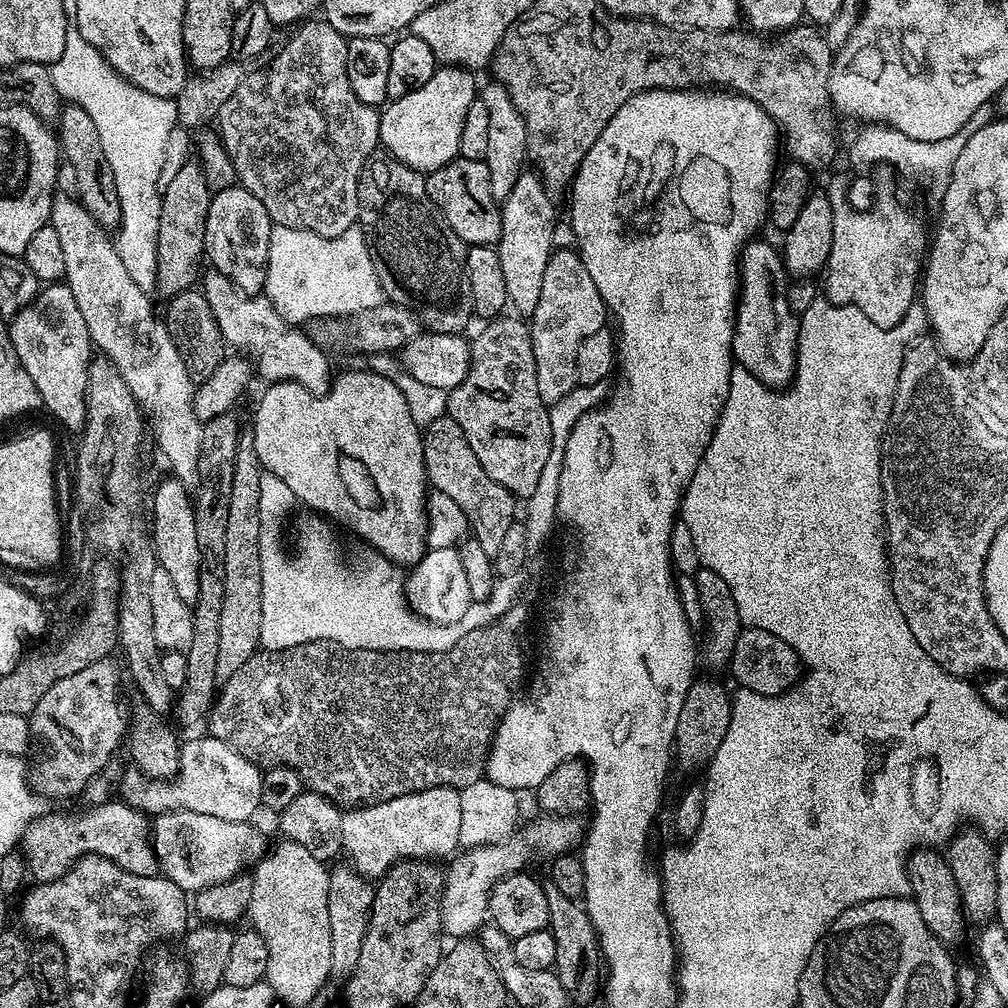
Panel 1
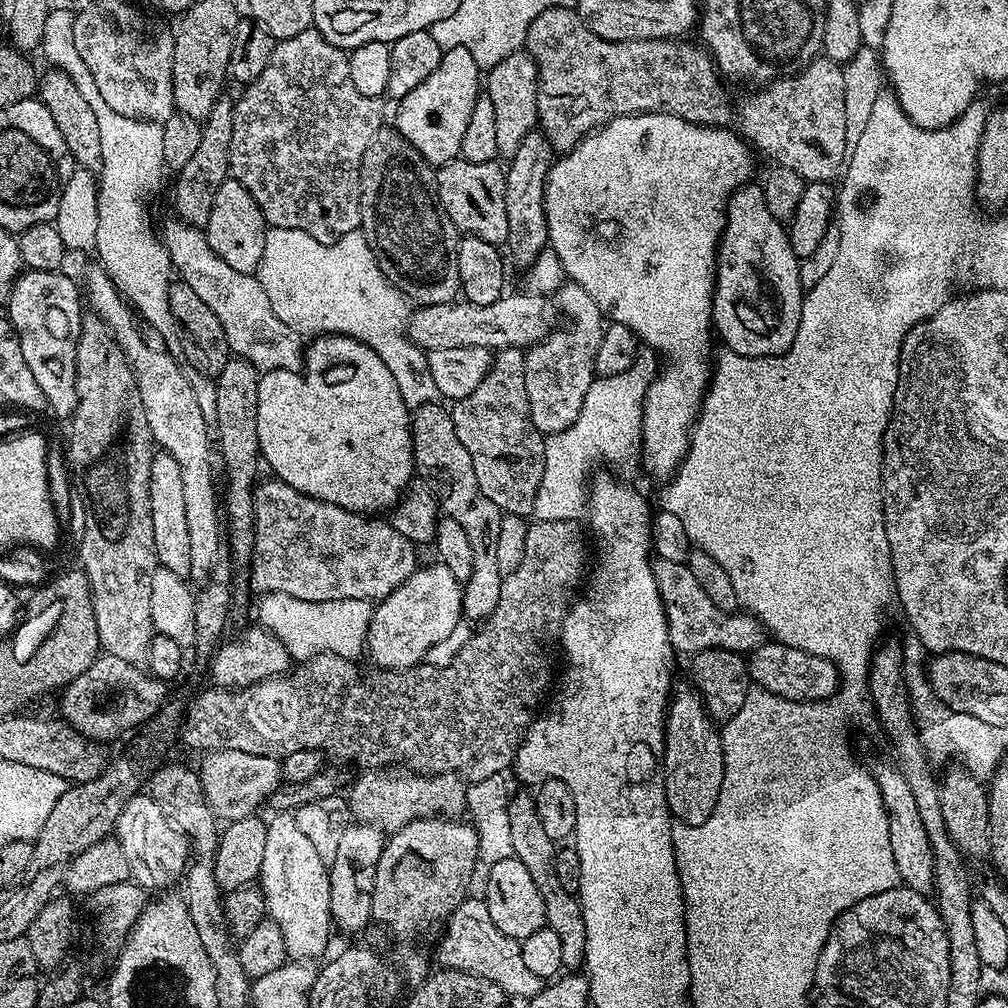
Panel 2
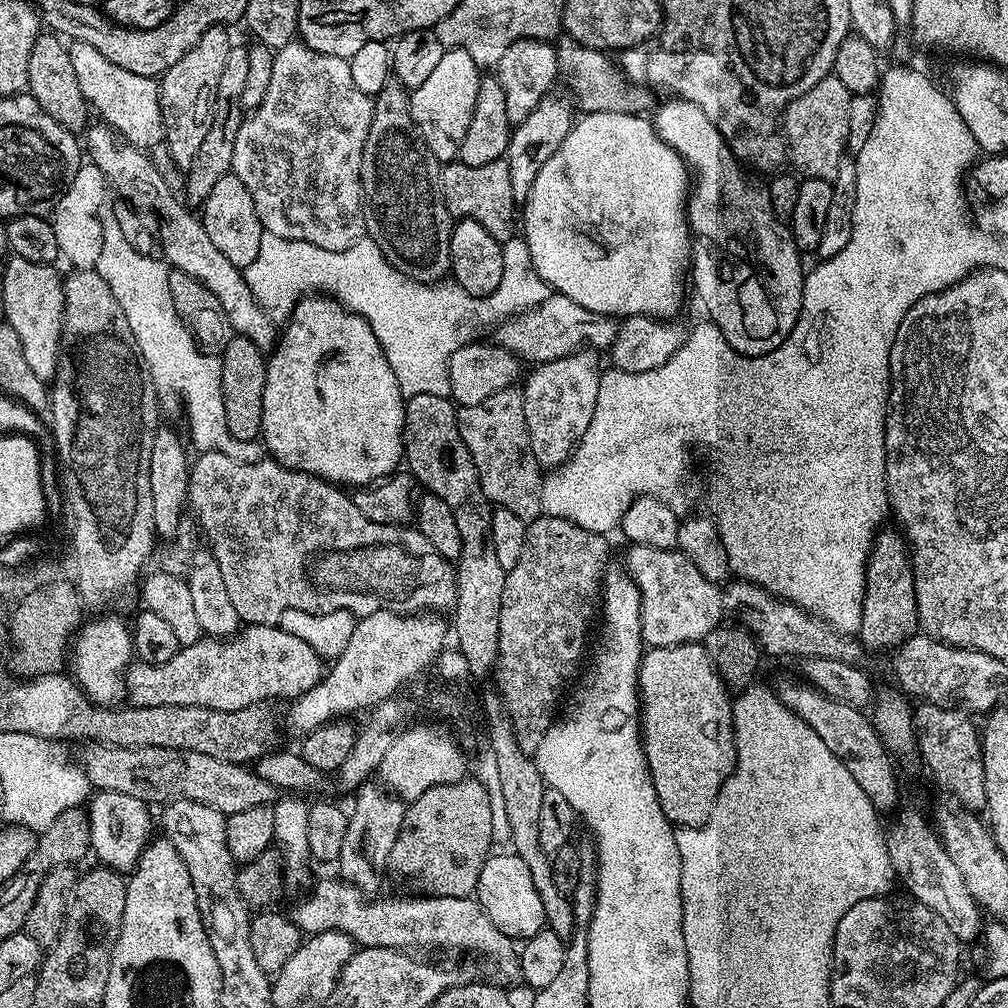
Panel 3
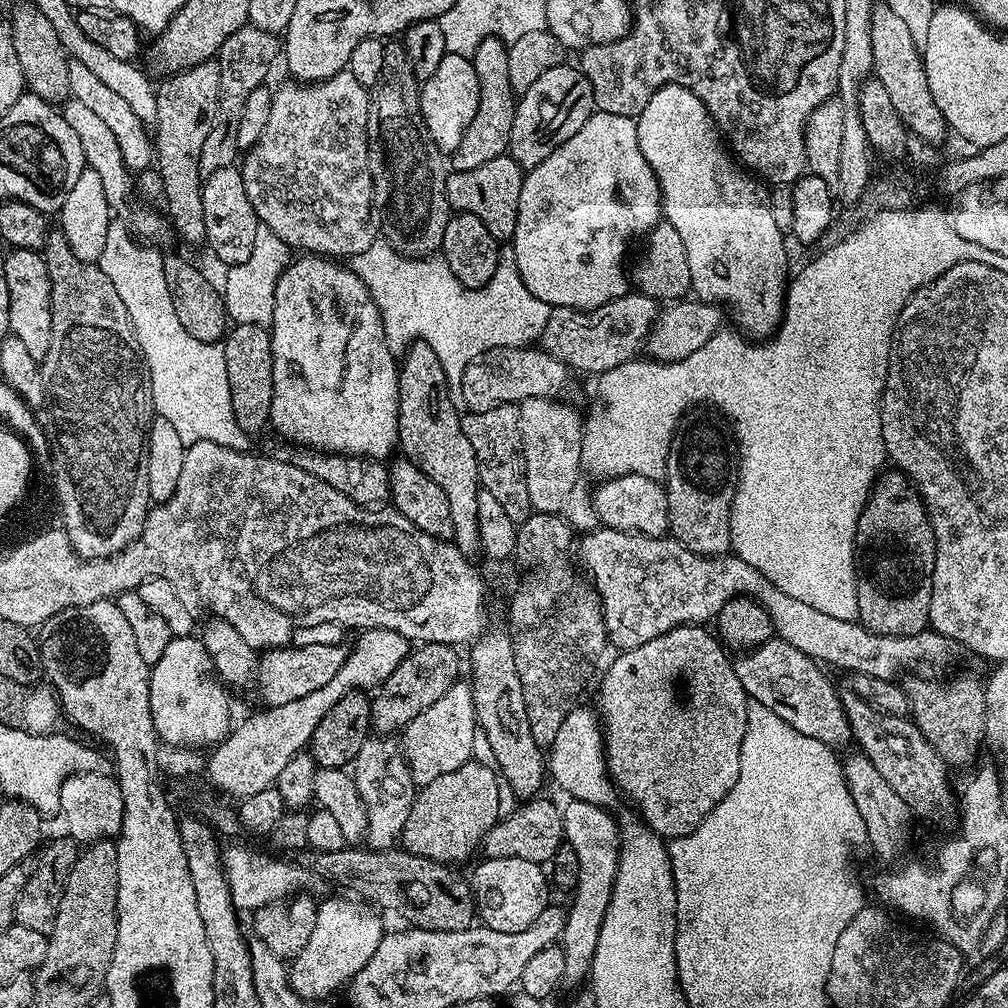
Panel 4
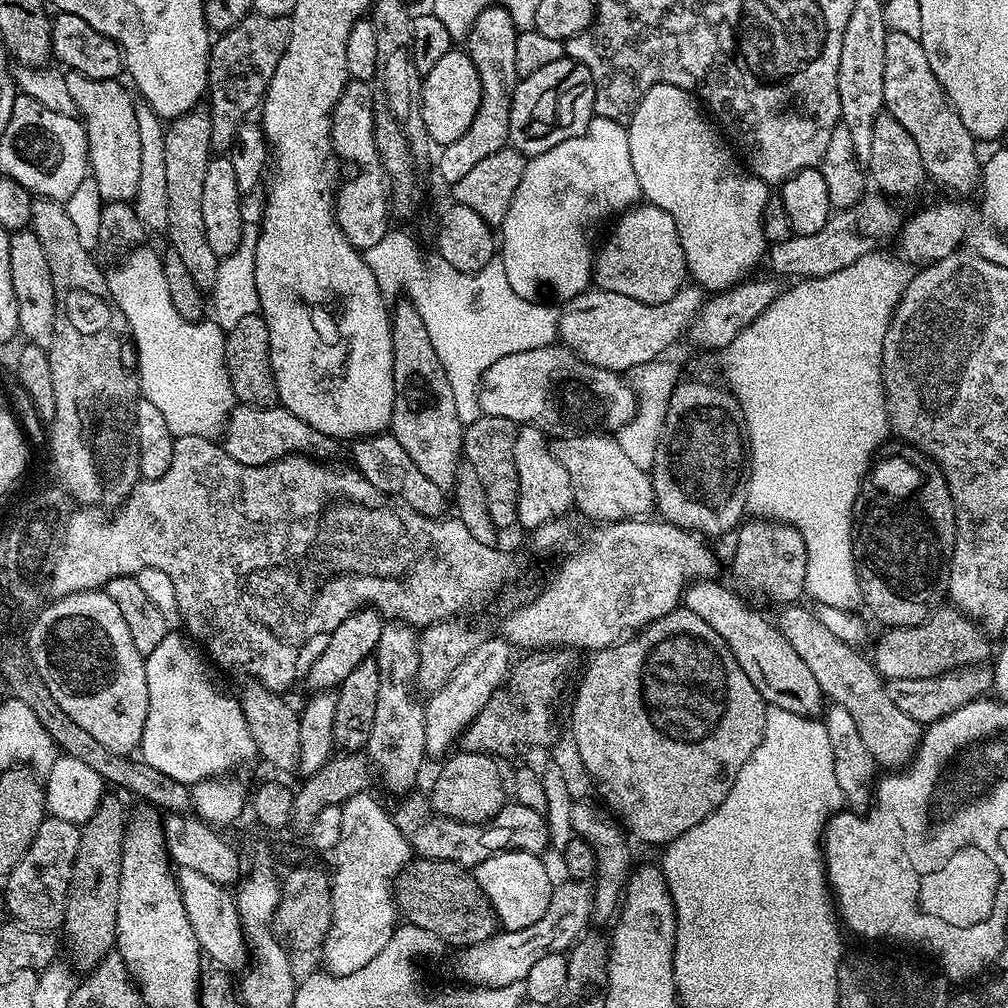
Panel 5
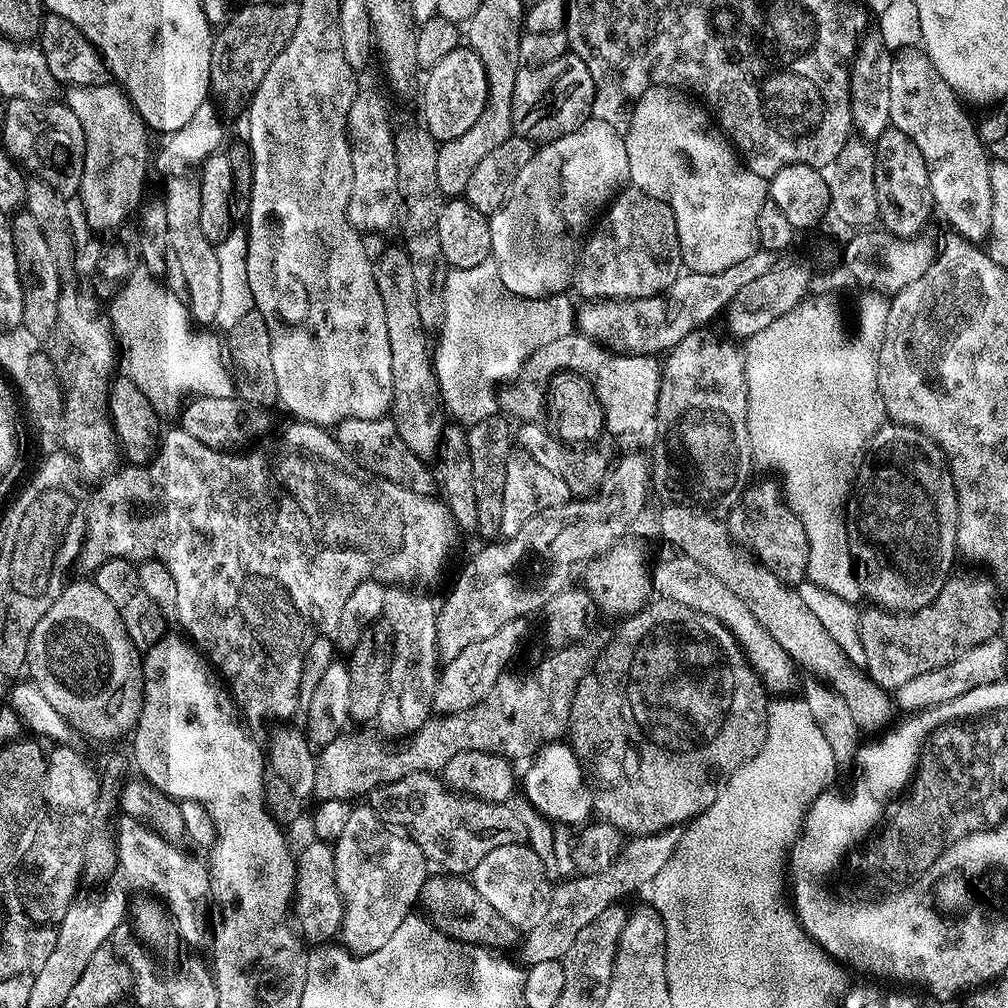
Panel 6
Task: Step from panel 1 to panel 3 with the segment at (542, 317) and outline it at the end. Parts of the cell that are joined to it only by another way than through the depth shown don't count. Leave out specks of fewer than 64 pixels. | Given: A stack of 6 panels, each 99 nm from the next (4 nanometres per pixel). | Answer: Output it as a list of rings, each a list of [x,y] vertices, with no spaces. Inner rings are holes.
[[[581,348],[572,356],[554,358],[554,362],[535,365],[528,381],[527,376],[523,381],[530,446],[541,469],[555,470],[565,464],[579,444],[582,434],[586,434],[586,426],[590,426],[590,418],[594,418],[594,406],[600,403],[600,356],[599,351]]]

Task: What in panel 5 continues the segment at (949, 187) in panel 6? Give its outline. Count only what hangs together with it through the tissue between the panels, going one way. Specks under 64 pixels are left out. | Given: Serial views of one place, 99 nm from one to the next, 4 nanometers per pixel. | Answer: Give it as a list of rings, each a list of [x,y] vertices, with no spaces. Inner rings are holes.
[[[889,31],[886,38],[886,74],[884,75],[884,107],[894,118],[902,122],[910,130],[910,138],[918,142],[918,154],[924,159],[924,171],[932,176],[948,192],[956,196],[968,196],[977,191],[981,183],[981,157],[972,157],[972,151],[978,147],[976,137],[962,126],[962,118],[954,110],[948,96],[942,90],[938,78],[932,77],[930,58],[924,56],[924,48],[919,39],[898,32]]]

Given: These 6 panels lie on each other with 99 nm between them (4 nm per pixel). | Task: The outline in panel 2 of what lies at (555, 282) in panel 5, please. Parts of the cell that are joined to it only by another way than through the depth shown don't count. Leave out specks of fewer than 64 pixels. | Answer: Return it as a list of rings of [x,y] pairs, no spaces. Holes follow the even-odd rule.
[[[640,112],[637,116],[619,116],[614,118],[609,124],[605,124],[602,128],[597,128],[591,136],[584,139],[583,142],[578,145],[572,152],[563,153],[553,163],[552,167],[548,170],[548,181],[544,187],[544,209],[546,210],[546,226],[548,227],[548,243],[551,251],[555,252],[557,258],[562,262],[564,267],[564,275],[569,281],[578,286],[582,286],[582,290],[586,290],[586,294],[590,294],[590,298],[594,298],[594,302],[598,302],[600,311],[604,313],[605,317],[613,324],[621,324],[626,326],[633,334],[635,334],[637,341],[641,345],[649,344],[651,351],[655,353],[657,357],[662,358],[668,365],[663,365],[662,371],[652,379],[649,384],[646,394],[644,395],[644,417],[642,418],[642,430],[644,431],[644,438],[642,441],[642,464],[645,464],[650,471],[656,476],[668,476],[671,477],[673,473],[679,469],[680,464],[684,460],[684,455],[688,452],[688,441],[692,435],[693,427],[700,415],[700,408],[704,404],[704,396],[708,393],[708,386],[712,379],[712,373],[714,371],[714,347],[708,339],[714,336],[713,328],[714,321],[712,318],[712,293],[716,291],[716,258],[718,255],[718,249],[720,246],[720,235],[724,233],[724,218],[728,210],[728,199],[732,196],[732,193],[738,188],[743,188],[745,184],[749,183],[753,179],[752,176],[752,152],[753,149],[750,147],[747,139],[741,138],[735,131],[727,132],[726,129],[720,128],[721,126],[705,126],[702,124],[692,124],[688,120],[682,119],[680,116],[674,114],[666,114],[665,112]]]

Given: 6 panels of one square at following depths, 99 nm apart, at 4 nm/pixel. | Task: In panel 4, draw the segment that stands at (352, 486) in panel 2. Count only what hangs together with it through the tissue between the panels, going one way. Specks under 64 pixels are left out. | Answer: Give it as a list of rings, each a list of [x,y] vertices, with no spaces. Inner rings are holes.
[[[315,254],[299,258],[284,269],[274,290],[274,318],[270,325],[274,358],[271,427],[296,446],[383,461],[398,448],[400,378],[398,360],[386,342],[378,306],[351,267],[343,268],[343,263]]]

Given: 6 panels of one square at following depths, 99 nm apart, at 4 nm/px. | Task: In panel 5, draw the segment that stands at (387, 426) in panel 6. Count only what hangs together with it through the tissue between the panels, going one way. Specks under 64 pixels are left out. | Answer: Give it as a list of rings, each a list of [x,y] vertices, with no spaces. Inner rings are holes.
[[[391,434],[366,436],[353,439],[350,447],[352,458],[356,462],[355,471],[359,472],[366,482],[370,482],[370,486],[382,490],[393,500],[410,506],[410,510],[423,516],[440,518],[447,513],[444,512],[447,508],[449,511],[450,500],[449,497],[448,500],[444,497],[447,496],[445,489],[434,486],[434,482],[430,482],[430,478],[426,478],[426,474],[422,474],[422,470],[414,466],[410,454],[402,450],[402,442],[398,442],[398,438],[394,438]]]

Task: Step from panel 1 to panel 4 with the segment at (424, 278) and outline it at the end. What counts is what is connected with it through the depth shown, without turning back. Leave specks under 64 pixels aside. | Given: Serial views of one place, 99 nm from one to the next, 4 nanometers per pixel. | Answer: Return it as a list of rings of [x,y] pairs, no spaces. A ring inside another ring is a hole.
[[[396,38],[389,39],[382,50],[380,82],[371,89],[368,105],[368,165],[372,175],[372,203],[378,220],[380,216],[379,235],[386,243],[403,256],[427,258],[443,249],[450,205],[446,198],[446,156],[438,150],[438,146],[434,146],[426,130],[426,122],[420,113],[421,87],[421,81],[416,79],[410,66],[410,58],[406,58],[403,43]]]

